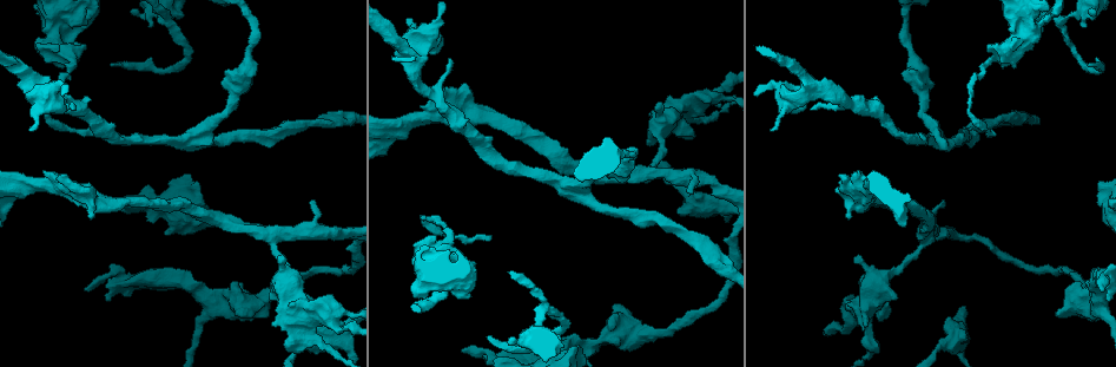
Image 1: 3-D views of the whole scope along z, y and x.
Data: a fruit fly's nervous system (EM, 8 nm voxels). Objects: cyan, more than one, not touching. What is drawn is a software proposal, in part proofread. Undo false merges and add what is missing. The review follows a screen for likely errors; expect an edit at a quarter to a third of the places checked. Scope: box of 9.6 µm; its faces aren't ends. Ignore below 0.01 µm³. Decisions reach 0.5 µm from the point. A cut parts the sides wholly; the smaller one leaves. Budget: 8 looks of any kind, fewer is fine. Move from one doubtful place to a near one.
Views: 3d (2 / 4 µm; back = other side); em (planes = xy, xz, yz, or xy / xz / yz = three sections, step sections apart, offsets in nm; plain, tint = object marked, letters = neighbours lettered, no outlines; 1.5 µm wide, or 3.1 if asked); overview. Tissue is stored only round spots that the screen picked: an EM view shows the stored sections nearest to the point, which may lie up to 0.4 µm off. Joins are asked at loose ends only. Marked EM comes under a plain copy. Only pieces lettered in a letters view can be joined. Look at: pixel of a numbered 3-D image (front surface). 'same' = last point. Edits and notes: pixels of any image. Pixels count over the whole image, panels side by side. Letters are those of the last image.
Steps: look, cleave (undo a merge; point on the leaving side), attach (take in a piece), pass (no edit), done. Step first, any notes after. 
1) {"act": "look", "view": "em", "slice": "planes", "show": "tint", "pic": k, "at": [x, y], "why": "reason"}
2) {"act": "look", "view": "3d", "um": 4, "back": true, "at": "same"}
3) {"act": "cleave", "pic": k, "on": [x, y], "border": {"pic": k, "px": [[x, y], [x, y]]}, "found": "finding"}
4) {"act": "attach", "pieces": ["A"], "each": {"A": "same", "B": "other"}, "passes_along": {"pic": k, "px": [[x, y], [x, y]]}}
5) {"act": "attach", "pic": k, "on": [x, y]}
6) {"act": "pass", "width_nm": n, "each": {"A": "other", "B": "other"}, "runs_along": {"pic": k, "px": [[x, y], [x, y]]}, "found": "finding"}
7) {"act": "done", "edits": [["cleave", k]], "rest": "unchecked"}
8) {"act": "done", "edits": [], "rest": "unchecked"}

{"act": "look", "view": "3d", "um": 4, "pic": 1, "at": [926, 235], "why": "branch point"}

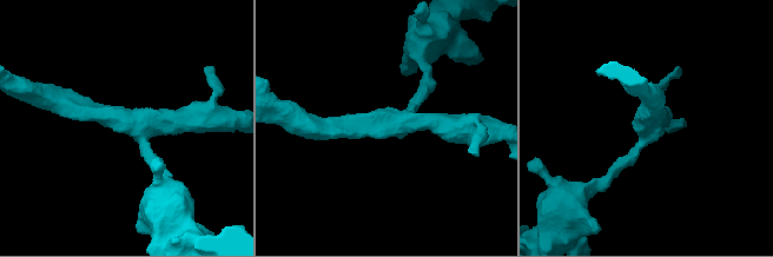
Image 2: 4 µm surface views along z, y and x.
{"act": "look", "view": "em", "slice": "planes", "show": "letters", "pic": 2, "at": [140, 123], "why": "now the EM"}

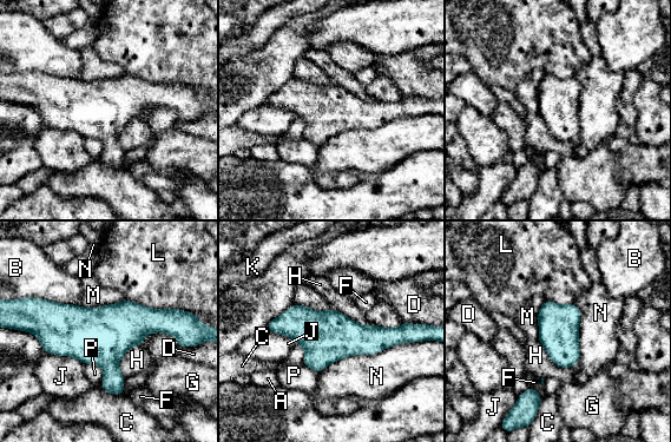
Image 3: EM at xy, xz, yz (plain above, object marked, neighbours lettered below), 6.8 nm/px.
{"act": "pass", "each": {"A": "other", "B": "other", "C": "other", "D": "other", "F": "other", "G": "other", "H": "other", "J": "other", "K": "other", "L": "other", "M": "other", "N": "other", "P": "other"}, "runs_along": {"pic": 3, "px": [[270, 327], [401, 330]]}, "found": "all the same neuron"}

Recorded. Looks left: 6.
{"act": "look", "view": "em", "slice": "planes", "show": "letters", "pic": 1, "at": [989, 137]}

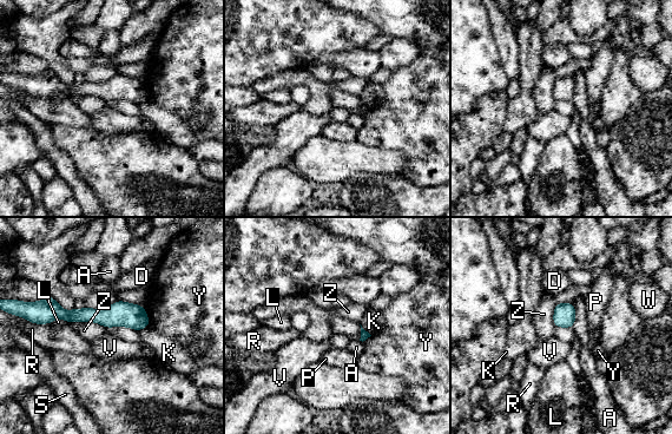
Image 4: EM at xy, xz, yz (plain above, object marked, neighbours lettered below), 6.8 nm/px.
{"act": "pass", "each": {"A": "other", "D": "other", "K": "other", "L": "other", "P": "other", "R": "other", "S": "other", "V": "other", "W": "other", "Y": "other", "Z": "other"}, "runs_along": {"pic": 4, "px": [[37, 317], [131, 315], [145, 323]]}, "found": "no lettered piece goes on from it"}

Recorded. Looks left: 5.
{"act": "look", "view": "em", "slice": "yz", "step": 8, "show": "letters", "pic": 1, "at": [837, 186], "why": "free end"}

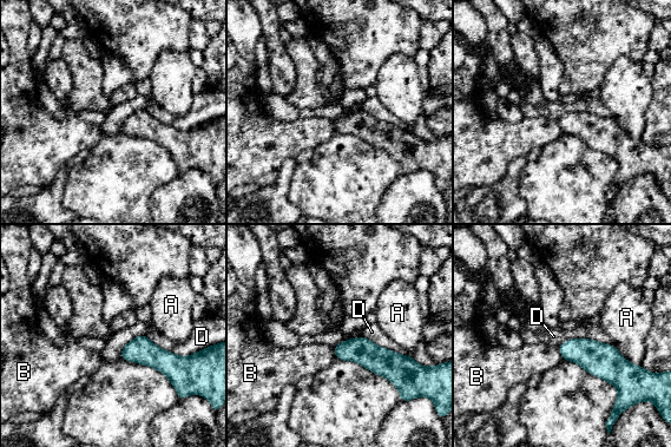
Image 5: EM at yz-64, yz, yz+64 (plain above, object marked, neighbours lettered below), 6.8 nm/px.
{"act": "pass", "longest_contact_nm": ["D", 380], "each": {"A": "other", "B": "other", "D": "other"}, "border": {"pic": 5, "px": [[612, 343], [567, 339], [558, 347]]}, "found": "none of them fits"}

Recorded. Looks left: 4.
{"act": "done", "edits": [], "rest": "unchecked"}

